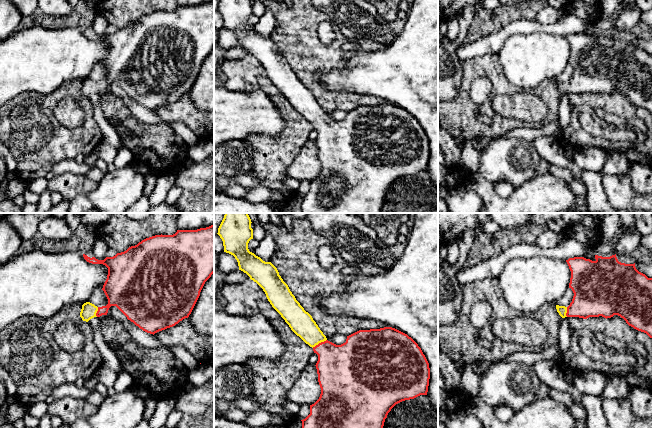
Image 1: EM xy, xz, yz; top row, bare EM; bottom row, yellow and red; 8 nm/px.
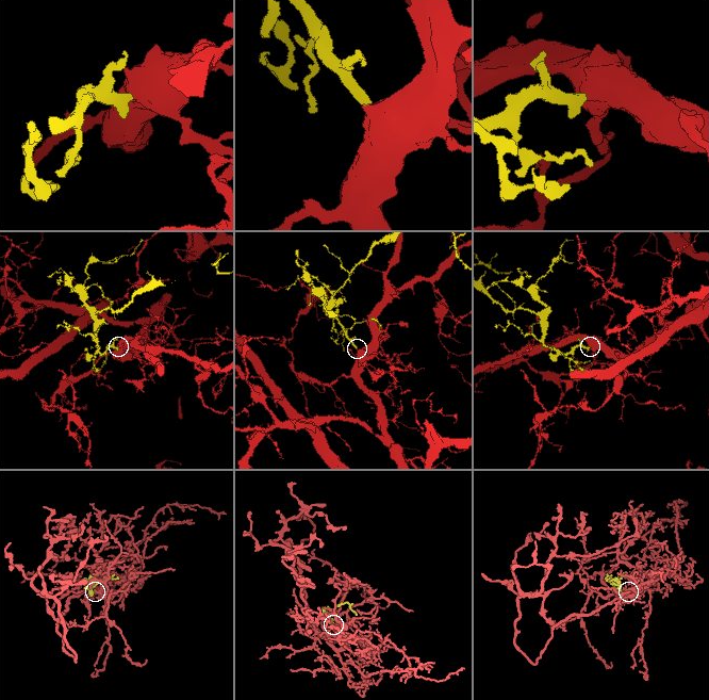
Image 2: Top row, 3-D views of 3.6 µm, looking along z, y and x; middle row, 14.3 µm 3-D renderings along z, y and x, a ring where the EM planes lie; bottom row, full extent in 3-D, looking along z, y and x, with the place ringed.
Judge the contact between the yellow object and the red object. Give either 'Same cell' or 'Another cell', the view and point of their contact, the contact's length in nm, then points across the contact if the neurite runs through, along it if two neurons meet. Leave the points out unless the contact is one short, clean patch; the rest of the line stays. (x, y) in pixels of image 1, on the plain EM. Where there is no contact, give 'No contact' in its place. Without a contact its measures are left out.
Same cell. Touches yellow at xz (319, 118). Shared border 140 nm. Path across: xz (301, 98), (319, 118), (339, 142)

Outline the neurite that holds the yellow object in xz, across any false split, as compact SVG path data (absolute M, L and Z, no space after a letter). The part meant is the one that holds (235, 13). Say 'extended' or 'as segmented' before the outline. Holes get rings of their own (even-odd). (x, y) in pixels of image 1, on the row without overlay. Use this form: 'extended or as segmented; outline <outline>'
extended; outline M220 0L217 9L223 17L224 28L229 29L235 33L238 38L239 46L246 49L251 56L256 58L265 68L266 73L272 83L281 91L285 98L289 101L291 106L299 112L306 120L313 124L314 129L318 131L318 137L316 139L316 145L318 150L318 158L321 164L321 170L319 175L312 181L310 181L310 190L302 197L302 213L382 213L382 206L384 202L385 195L391 185L398 179L414 175L420 171L427 171L429 155L430 155L430 144L429 139L423 130L421 124L418 120L407 110L392 104L384 103L380 105L370 105L370 106L359 106L349 112L347 112L346 118L341 121L336 121L327 116L326 112L320 106L316 98L313 96L312 92L304 86L300 79L296 76L295 72L290 67L288 61L283 57L277 44L271 38L265 38L260 33L256 32L254 29L250 28L248 25L248 19L253 15L253 5L251 0Z

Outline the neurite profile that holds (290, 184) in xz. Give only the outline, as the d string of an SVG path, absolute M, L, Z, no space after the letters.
M287 177L284 180L284 189L288 192L297 192L299 186L300 186L301 181L291 178L291 177Z

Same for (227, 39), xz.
M222 28L218 31L218 43L221 49L227 51L239 45L238 38L235 33L229 29Z

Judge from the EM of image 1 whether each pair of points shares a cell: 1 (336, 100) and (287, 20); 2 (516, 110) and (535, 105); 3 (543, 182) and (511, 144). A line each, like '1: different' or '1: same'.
1: same
2: same
3: different

